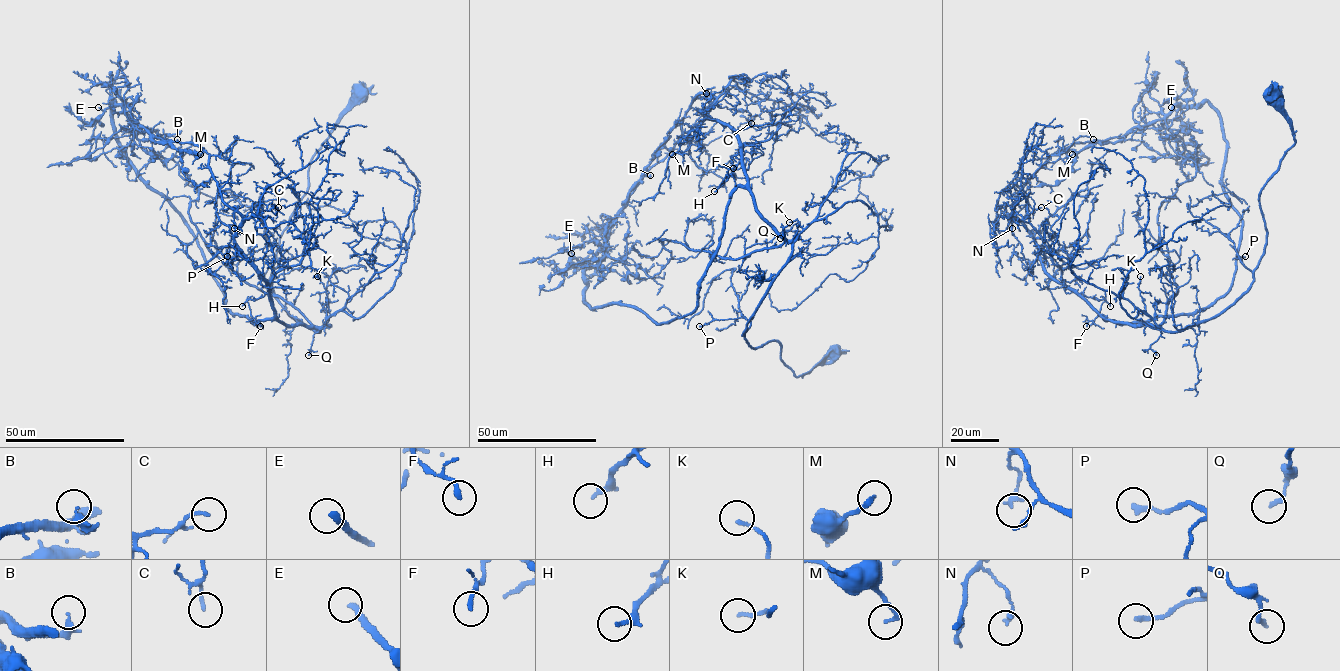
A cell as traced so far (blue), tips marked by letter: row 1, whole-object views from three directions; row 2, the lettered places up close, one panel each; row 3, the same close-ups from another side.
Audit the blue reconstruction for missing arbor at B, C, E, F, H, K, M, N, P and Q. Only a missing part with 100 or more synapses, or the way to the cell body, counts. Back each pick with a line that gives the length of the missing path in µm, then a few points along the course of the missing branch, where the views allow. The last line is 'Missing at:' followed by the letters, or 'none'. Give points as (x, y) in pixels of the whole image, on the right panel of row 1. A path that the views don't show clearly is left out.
E: 20 µm | (1171, 107), (1158, 104), (1165, 119)
Missing at: E

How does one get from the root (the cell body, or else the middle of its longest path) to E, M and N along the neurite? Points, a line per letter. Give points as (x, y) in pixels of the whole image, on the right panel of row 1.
E: (1270, 93), (1295, 143), (1253, 282), (1177, 331), (1158, 214), (1196, 164), (1171, 107)
M: (1270, 93), (1295, 143), (1260, 195), (1263, 255), (1181, 331), (1103, 318), (1046, 271), (1012, 204), (1072, 154)
N: (1270, 93), (1295, 143), (1260, 195), (1253, 282), (1214, 316), (1103, 318), (1012, 211), (1012, 228)

